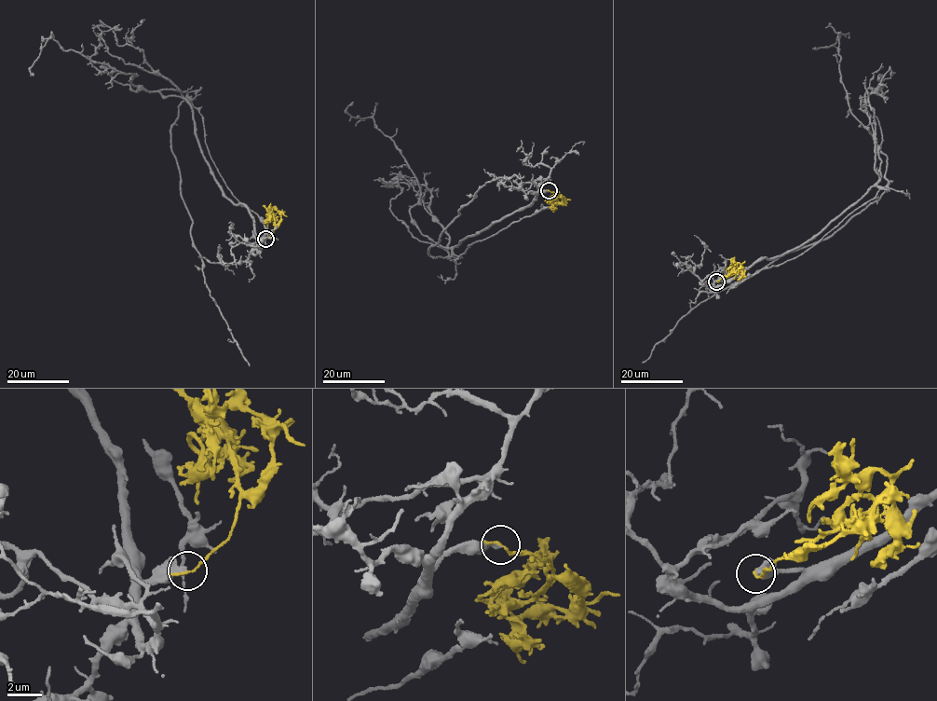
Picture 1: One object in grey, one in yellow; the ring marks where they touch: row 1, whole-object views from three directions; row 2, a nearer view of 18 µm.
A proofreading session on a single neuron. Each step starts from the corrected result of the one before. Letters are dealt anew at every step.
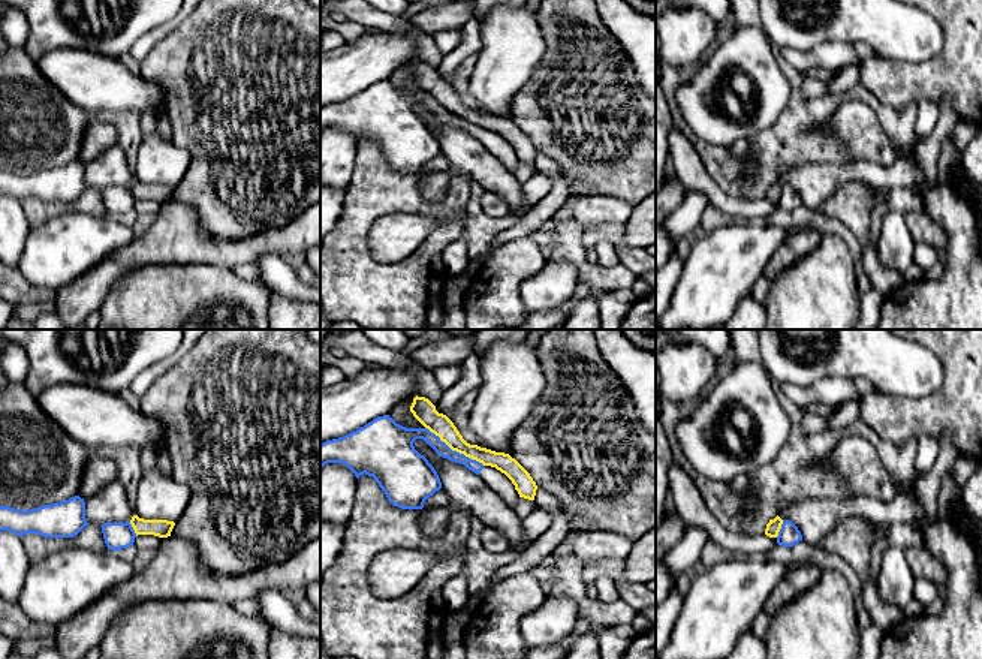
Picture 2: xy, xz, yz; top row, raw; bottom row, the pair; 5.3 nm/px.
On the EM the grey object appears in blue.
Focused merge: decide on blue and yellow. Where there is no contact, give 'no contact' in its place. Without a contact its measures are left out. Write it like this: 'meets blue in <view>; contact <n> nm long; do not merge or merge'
meets blue in xz; contact 380 nm long; do not merge

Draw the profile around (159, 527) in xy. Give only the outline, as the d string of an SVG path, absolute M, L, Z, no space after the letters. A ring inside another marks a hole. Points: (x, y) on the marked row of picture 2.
M133 515L130 520L130 524L138 535L154 535L159 538L168 538L171 536L171 532L175 526L174 521L168 520L144 520L139 518L138 515Z

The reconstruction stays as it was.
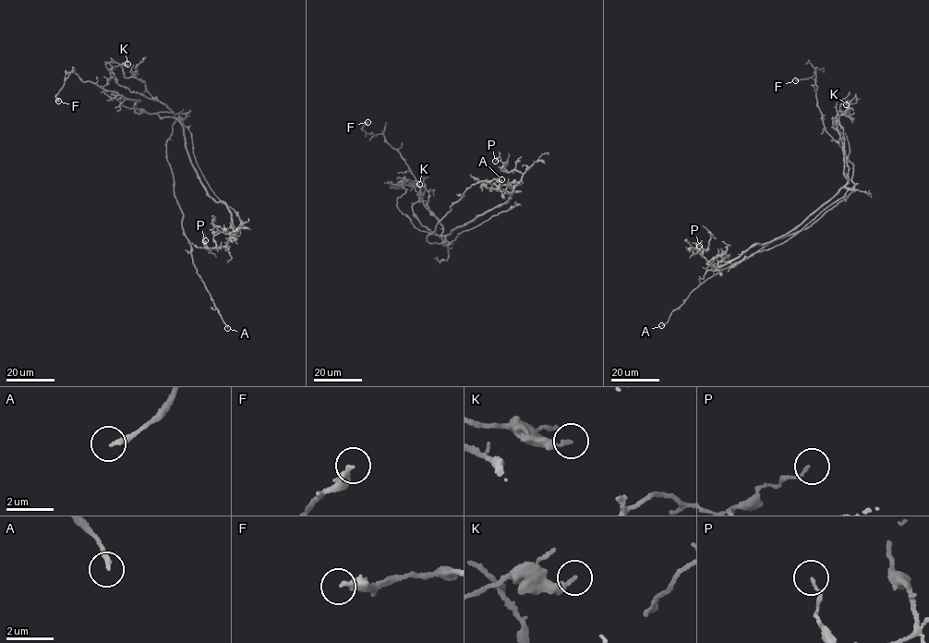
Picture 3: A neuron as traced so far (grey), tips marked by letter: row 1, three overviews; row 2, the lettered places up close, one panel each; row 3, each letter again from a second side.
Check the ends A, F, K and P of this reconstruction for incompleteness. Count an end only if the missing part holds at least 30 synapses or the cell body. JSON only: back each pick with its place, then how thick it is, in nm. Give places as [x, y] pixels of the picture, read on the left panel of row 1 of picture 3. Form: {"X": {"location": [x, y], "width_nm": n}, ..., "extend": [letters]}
{"A": {"location": [227, 328], "width_nm": 200}, "extend": ["A"]}

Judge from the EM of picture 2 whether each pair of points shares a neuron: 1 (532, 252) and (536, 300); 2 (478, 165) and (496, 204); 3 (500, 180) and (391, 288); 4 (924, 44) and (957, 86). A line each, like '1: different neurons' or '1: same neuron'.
1: different neurons
2: different neurons
3: different neurons
4: different neurons

